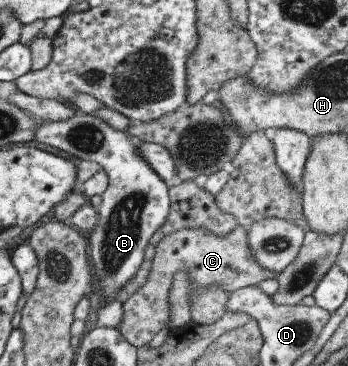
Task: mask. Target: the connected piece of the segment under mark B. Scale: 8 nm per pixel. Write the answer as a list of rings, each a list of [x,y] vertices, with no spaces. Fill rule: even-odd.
[[[78,111],[72,118],[61,122],[44,122],[37,117],[36,120],[39,122],[33,126],[36,141],[52,146],[60,152],[66,152],[78,160],[94,162],[107,174],[108,187],[101,195],[102,204],[96,209],[99,220],[88,235],[88,252],[94,262],[96,273],[94,283],[98,282],[98,285],[102,286],[102,302],[114,301],[117,291],[137,274],[143,262],[146,246],[153,235],[165,224],[171,204],[169,190],[162,178],[139,153],[139,140],[130,136],[128,132],[112,129],[104,120]]]

